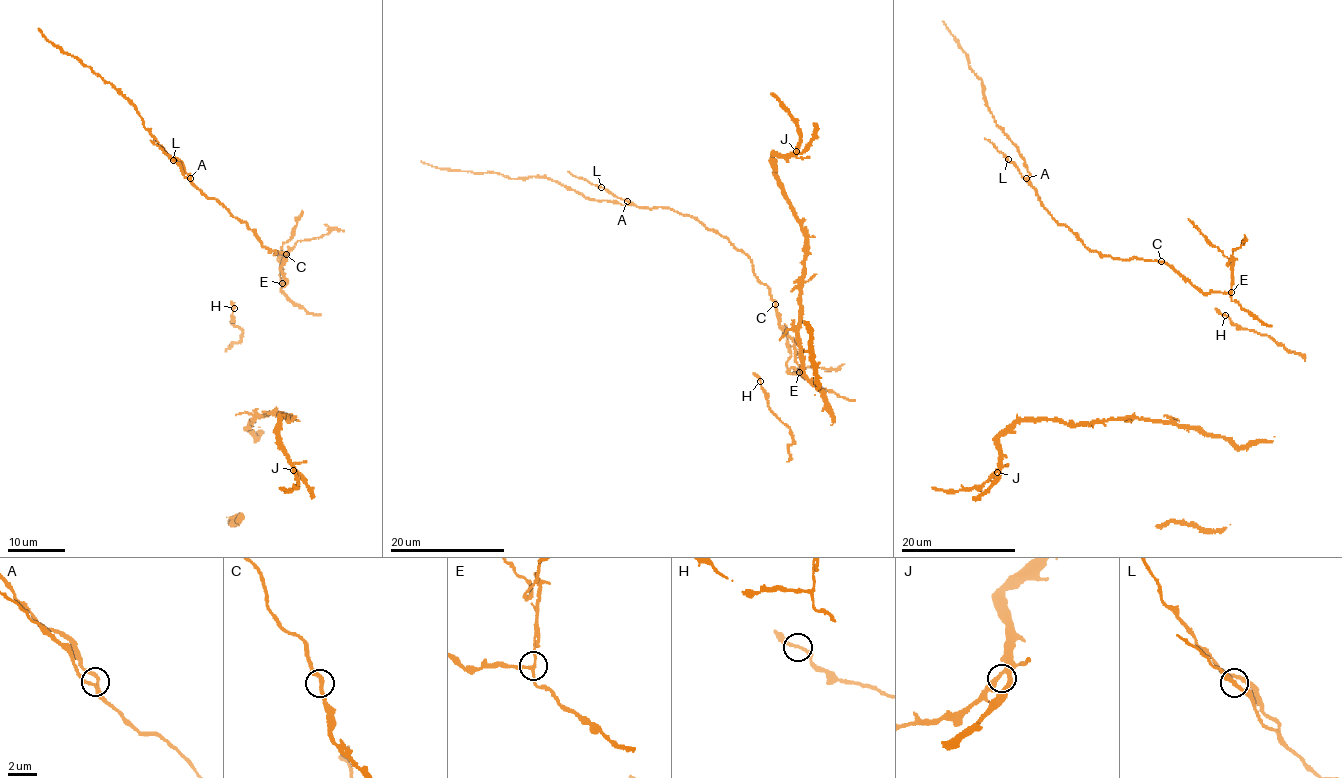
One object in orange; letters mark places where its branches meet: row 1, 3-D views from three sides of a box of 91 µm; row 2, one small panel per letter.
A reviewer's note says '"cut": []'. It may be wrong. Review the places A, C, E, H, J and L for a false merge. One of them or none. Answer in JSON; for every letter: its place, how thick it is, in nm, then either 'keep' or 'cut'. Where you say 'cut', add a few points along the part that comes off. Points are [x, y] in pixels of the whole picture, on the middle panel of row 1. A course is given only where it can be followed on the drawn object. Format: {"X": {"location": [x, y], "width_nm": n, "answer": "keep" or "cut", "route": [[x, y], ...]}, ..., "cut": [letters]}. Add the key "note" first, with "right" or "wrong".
{"note": "wrong", "A": {"location": [627, 201], "width_nm": 120, "answer": "keep"}, "C": {"location": [775, 304], "width_nm": 260, "answer": "keep"}, "E": {"location": [799, 372], "width_nm": 200, "answer": "cut", "route": [[799, 372], [791, 372], [803, 367], [834, 370], [844, 364]]}, "H": {"location": [760, 381], "width_nm": 200, "answer": "keep"}, "J": {"location": [796, 151], "width_nm": 320, "answer": "keep"}, "L": {"location": [601, 187], "width_nm": 240, "answer": "keep"}, "cut": ["E"]}

